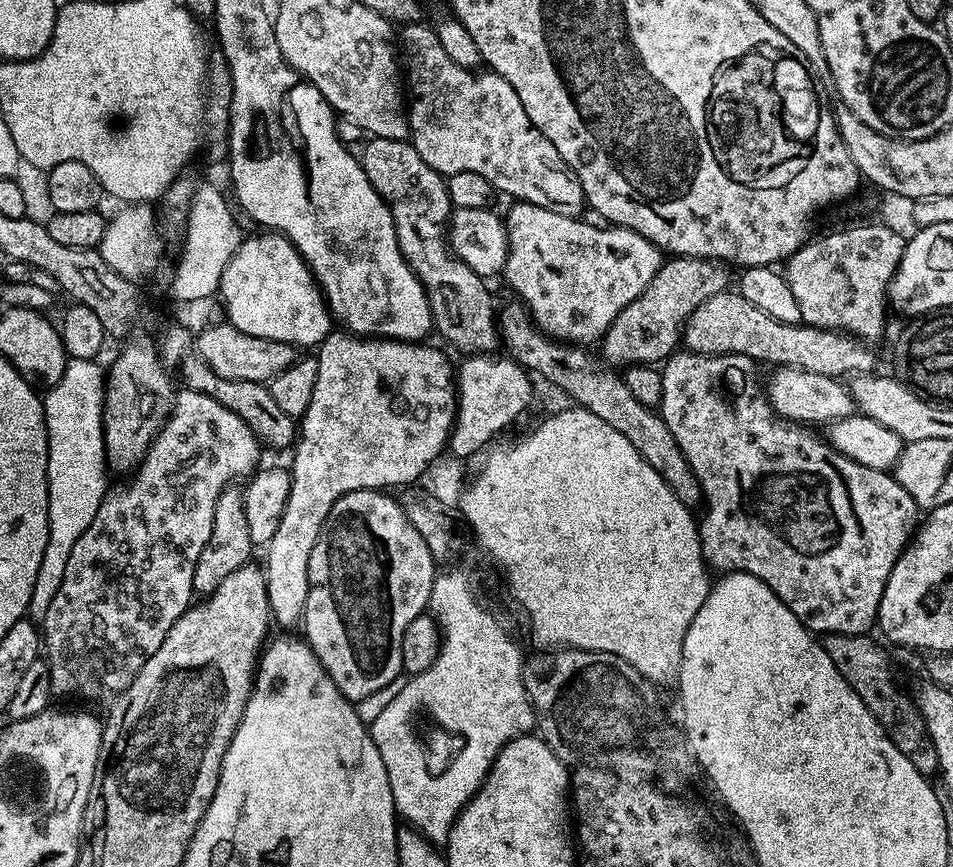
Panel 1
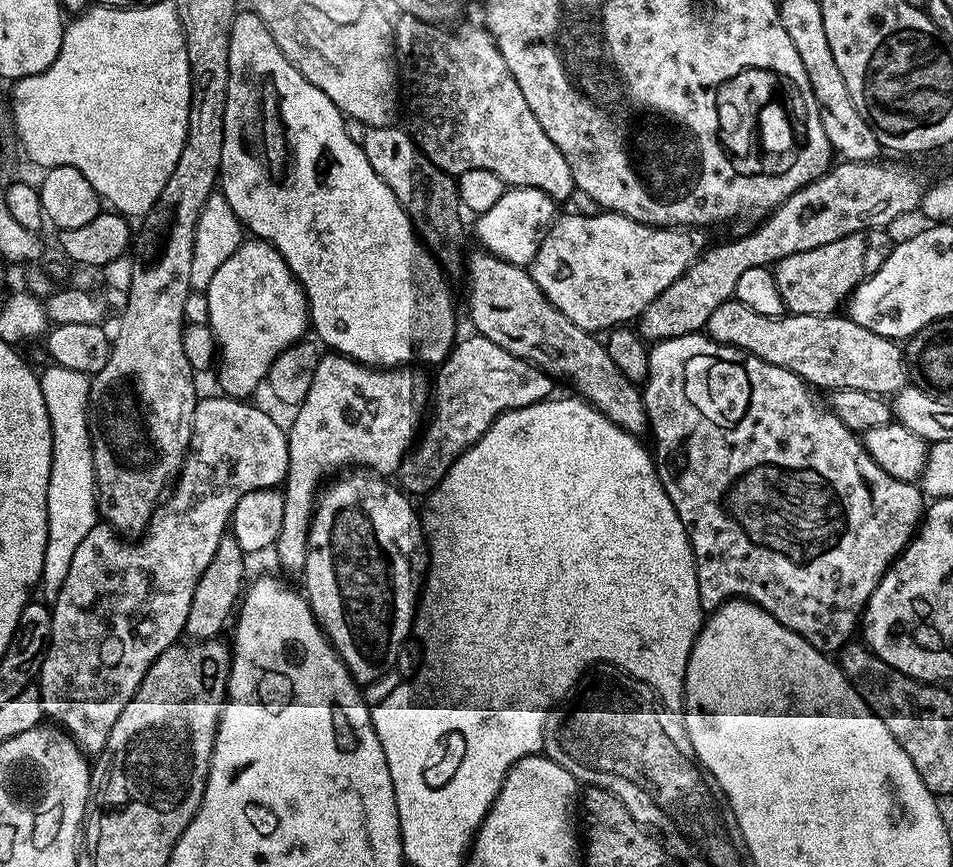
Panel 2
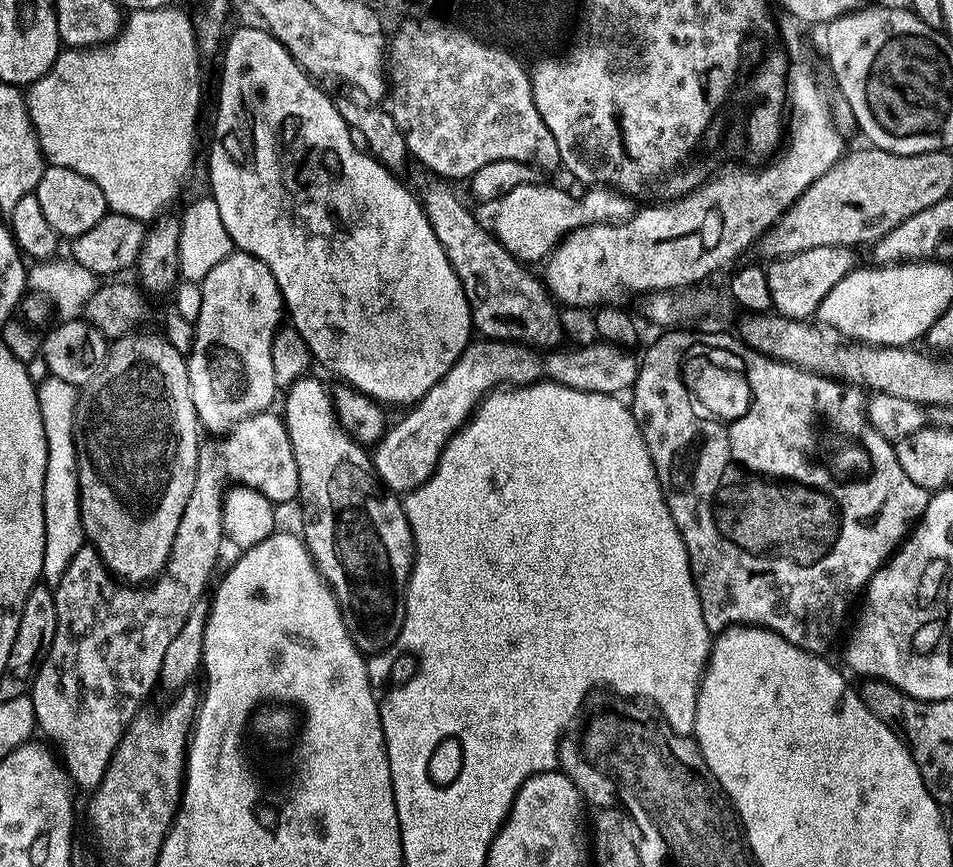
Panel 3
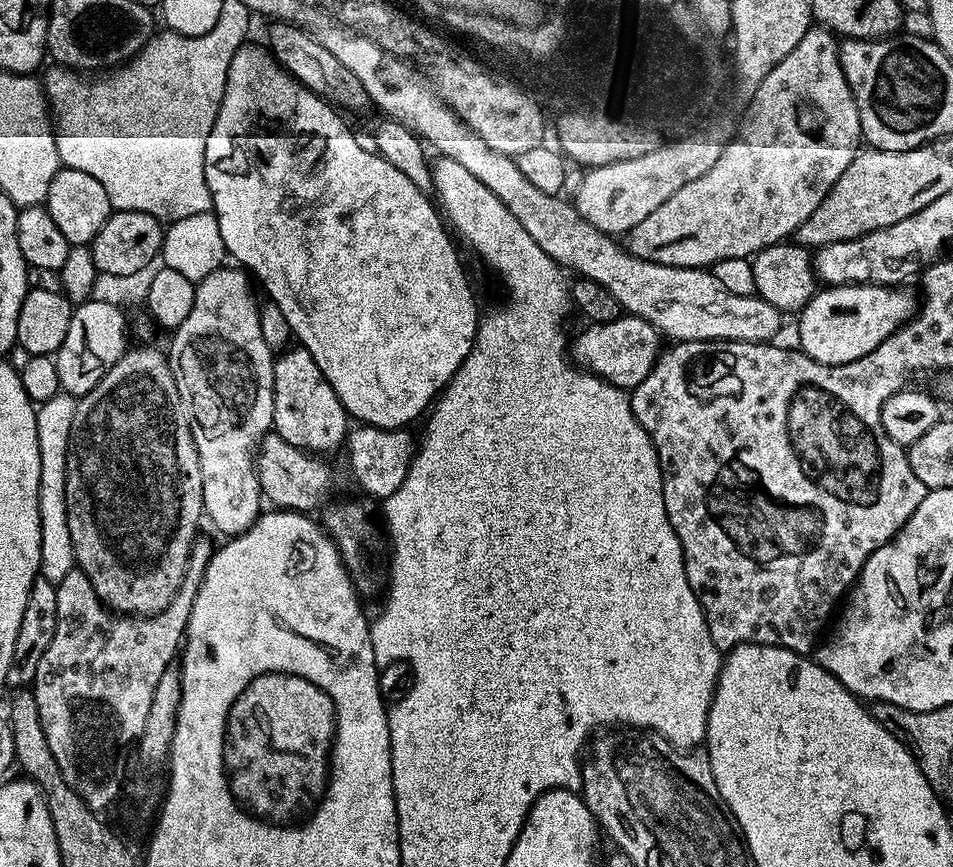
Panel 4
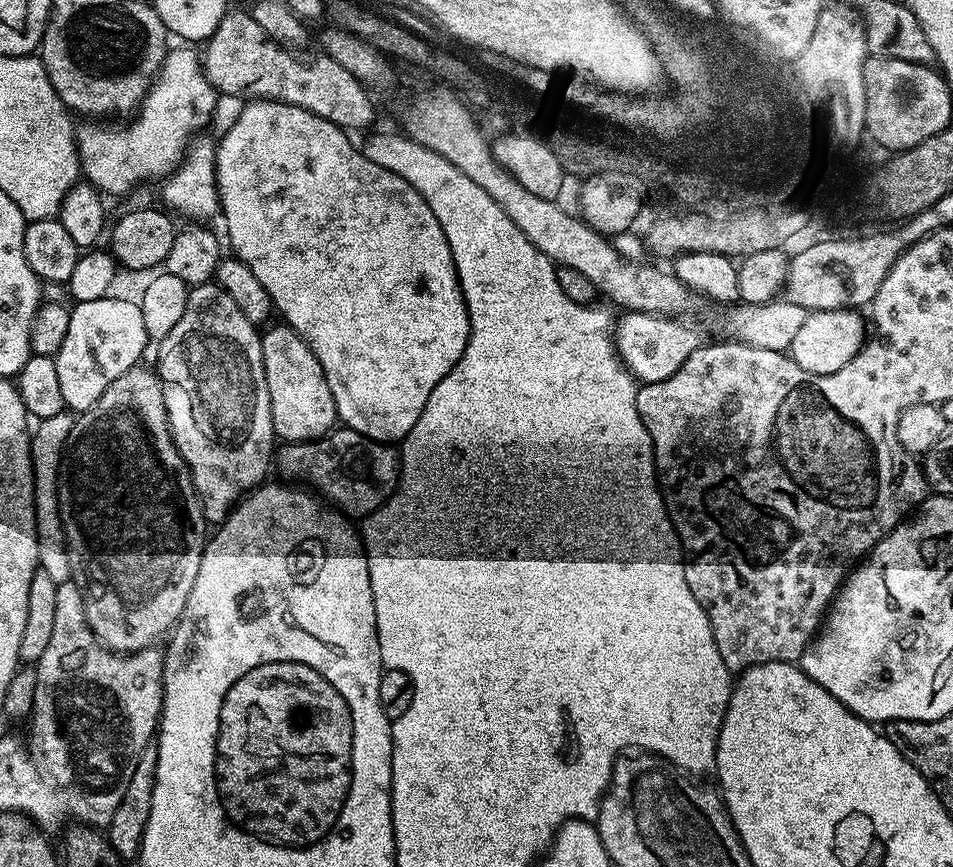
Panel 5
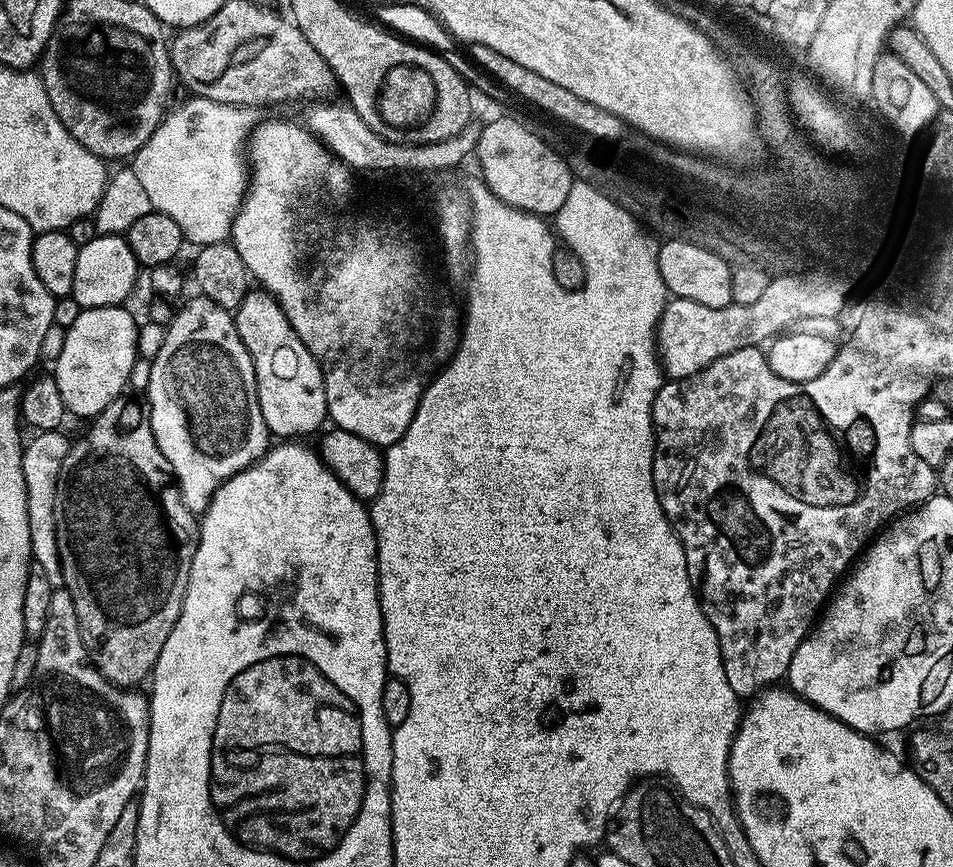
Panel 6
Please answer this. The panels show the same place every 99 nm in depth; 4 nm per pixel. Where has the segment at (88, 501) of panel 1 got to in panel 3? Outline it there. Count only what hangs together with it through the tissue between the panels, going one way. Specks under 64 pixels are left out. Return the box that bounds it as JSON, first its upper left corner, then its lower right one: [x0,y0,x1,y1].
[42,428,85,586]

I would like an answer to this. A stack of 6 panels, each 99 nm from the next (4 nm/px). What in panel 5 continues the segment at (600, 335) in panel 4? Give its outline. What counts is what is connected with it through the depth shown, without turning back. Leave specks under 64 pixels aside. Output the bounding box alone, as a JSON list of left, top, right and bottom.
[614,311,706,384]

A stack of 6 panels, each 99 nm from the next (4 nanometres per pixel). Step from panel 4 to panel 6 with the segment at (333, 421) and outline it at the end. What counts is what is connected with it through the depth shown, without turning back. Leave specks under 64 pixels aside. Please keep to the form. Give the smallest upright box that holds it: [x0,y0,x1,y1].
[234,290,328,438]

